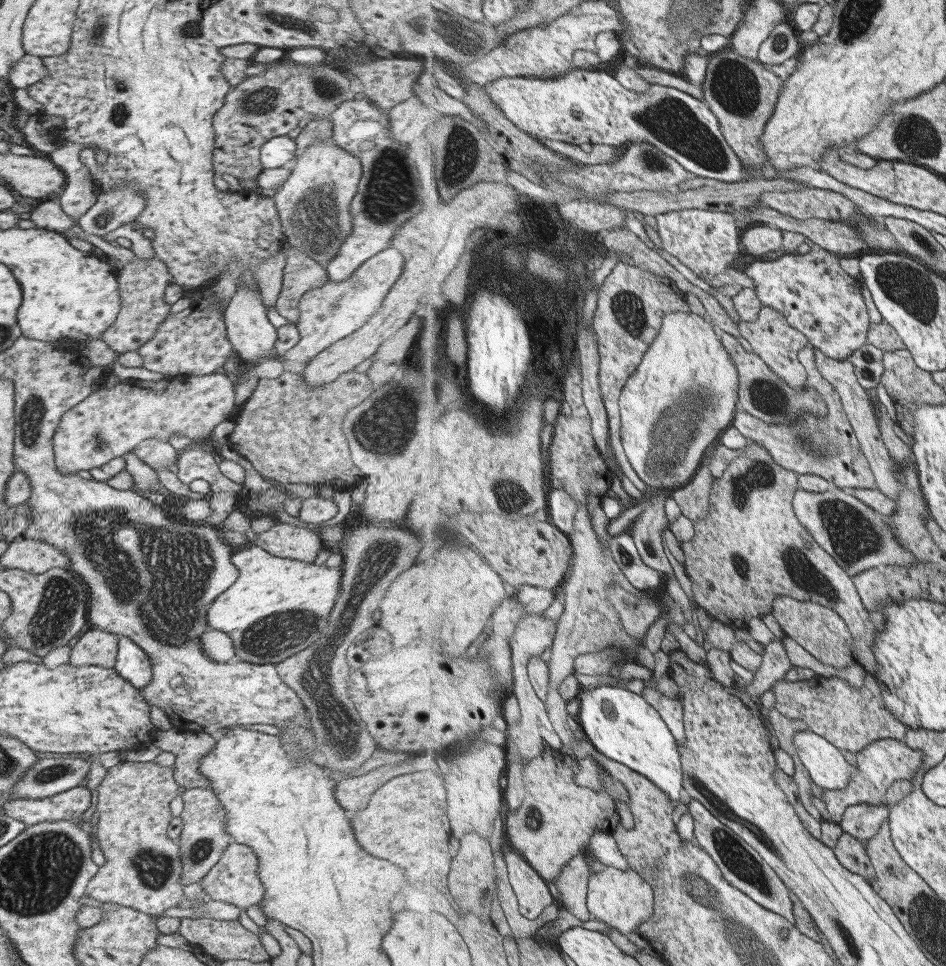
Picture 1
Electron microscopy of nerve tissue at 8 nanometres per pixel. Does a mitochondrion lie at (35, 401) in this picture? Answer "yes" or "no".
yes

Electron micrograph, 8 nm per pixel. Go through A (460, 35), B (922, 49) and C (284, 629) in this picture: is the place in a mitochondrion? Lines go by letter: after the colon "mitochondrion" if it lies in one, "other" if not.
A: mitochondrion
B: other
C: mitochondrion

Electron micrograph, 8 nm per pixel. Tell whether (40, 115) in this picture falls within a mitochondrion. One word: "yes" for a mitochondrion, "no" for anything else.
no

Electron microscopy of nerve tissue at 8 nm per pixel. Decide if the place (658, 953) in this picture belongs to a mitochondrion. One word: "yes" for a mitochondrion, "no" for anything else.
no

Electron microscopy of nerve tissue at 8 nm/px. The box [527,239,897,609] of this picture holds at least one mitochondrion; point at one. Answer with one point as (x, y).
(686, 412)

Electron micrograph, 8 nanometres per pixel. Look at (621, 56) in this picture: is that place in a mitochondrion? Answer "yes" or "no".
no

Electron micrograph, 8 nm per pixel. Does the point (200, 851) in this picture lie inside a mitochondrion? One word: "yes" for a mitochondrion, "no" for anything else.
yes

